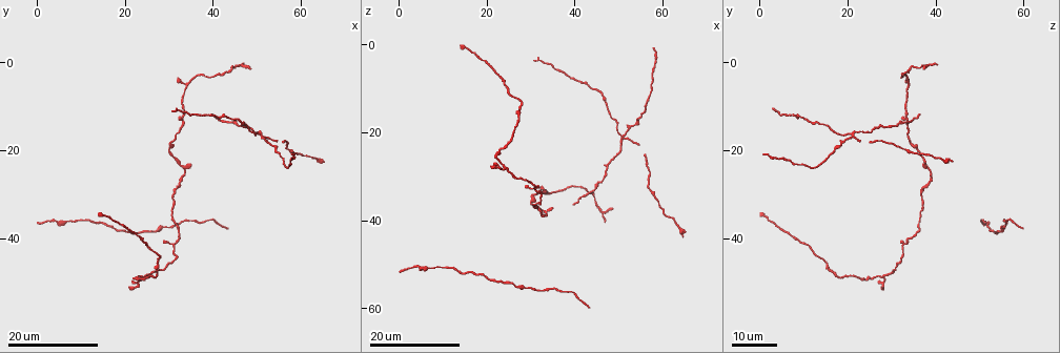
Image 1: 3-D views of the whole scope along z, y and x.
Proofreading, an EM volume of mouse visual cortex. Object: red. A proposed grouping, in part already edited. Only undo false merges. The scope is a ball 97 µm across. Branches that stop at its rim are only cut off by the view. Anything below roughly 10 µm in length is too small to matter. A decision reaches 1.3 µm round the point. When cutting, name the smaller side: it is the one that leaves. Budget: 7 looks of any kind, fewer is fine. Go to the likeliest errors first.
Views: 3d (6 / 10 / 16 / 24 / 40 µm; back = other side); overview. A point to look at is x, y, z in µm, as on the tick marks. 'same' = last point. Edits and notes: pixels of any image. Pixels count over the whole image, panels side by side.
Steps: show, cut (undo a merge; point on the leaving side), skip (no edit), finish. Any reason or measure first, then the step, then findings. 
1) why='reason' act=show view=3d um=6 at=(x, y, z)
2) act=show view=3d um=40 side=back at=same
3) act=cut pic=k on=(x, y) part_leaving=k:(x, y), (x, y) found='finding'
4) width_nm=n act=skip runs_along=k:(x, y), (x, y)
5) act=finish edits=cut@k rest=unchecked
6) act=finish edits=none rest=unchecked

why='four-way junction' act=show view=3d um=24 at=(51.0, 16.5, 20.5)

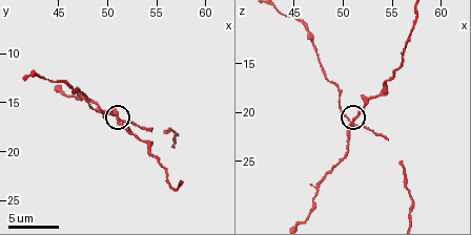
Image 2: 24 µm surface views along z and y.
why='closer look' act=show view=3d um=6 at=(51.0, 16.4, 21.0)

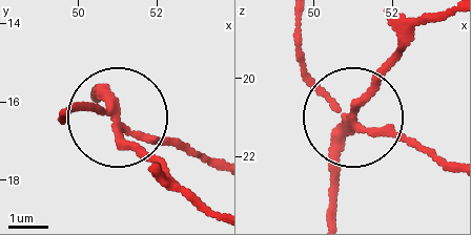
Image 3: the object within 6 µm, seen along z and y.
act=show view=3d um=6 side=back at=(50.85, 16.30, 21.05)

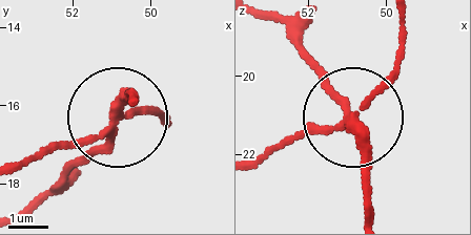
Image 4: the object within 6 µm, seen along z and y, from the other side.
act=cut pic=4 on=(91, 157) part_leaving=4:(114, 124), (23, 211) found='a second cell is stuck on'

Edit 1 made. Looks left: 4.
why='small branch off a trunk' act=show view=3d um=16 at=(31.5, 41.5, 33.0)

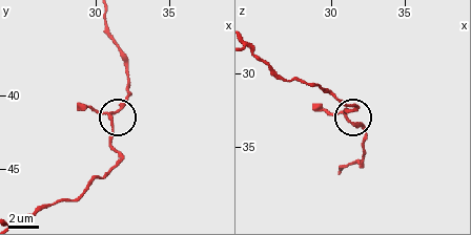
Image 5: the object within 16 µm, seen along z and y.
act=show view=3d um=10 at=(31.0, 41.4, 32.8)

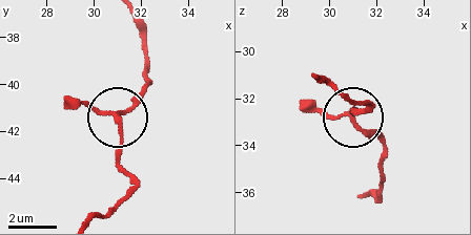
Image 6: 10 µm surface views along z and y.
act=show view=3d um=10 side=back at=(31.0, 41.2, 32.7)

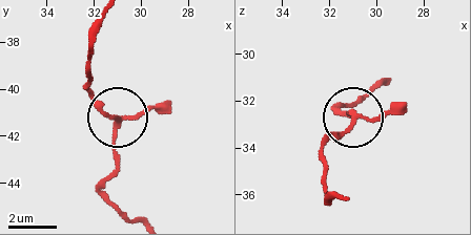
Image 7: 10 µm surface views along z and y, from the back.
act=skip runs_along=7:(102, 21), (87, 87), (118, 120), (111, 135), (118, 170) found='continuous, no second cell'

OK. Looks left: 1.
act=finish edits=cut@4 rest=unchecked

